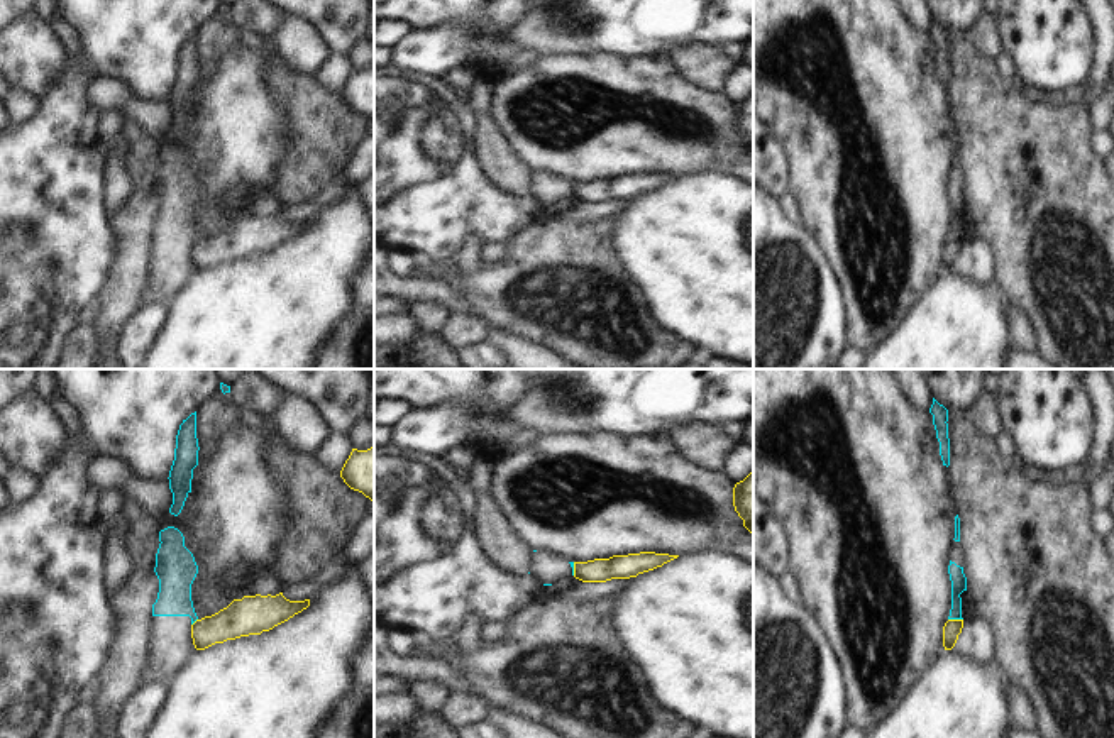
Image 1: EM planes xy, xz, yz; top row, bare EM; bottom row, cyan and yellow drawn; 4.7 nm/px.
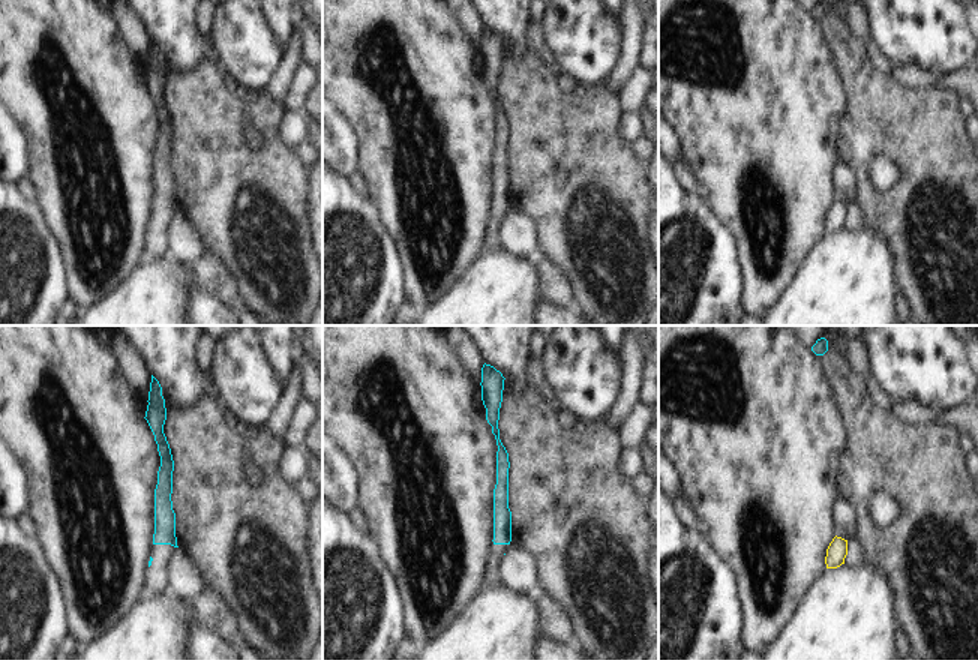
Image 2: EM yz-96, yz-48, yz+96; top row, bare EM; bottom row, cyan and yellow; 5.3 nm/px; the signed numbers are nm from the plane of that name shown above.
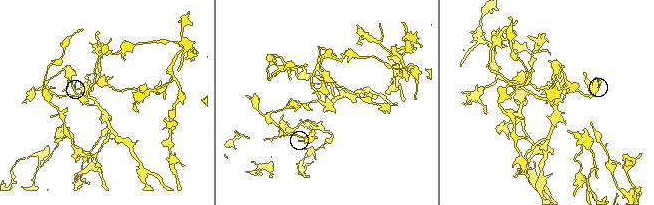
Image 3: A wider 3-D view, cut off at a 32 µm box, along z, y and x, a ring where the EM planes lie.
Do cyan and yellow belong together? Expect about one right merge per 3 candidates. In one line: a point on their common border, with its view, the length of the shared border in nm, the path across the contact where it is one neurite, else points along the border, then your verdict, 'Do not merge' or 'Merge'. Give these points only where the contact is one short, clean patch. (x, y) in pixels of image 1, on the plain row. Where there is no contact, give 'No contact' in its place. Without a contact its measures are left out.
Touches cyan at yz (955, 239). Shared border 70 nm. Boundary: yz (948, 239), (962, 241). Do not merge

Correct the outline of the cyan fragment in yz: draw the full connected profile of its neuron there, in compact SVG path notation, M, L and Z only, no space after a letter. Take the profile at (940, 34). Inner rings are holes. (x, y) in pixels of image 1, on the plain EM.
M933 19L929 34L933 36L933 46L936 51L936 59L940 63L940 76L941 76L943 86L948 88L950 86L950 59L948 59L948 44L946 44L948 30Z

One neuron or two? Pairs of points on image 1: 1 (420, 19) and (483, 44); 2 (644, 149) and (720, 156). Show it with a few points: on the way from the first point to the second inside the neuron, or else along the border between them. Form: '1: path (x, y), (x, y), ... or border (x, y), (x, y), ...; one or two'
1: path (435, 17), (457, 17), (469, 29); one
2: path (662, 149), (701, 149); one

